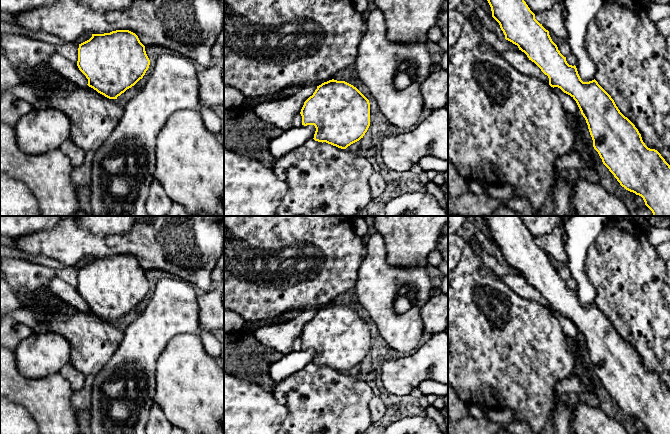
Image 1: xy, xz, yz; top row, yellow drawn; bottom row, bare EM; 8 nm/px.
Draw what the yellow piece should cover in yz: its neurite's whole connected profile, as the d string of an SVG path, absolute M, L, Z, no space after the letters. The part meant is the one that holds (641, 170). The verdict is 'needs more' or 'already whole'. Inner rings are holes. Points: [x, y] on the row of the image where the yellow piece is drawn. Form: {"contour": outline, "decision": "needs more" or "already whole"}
{"contour": "M524 0L487 1L505 39L517 45L548 76L551 87L560 88L576 101L588 125L594 149L620 185L641 196L653 216L670 216L670 165L661 154L645 145L635 125L620 112L611 96L595 79L589 82L581 80L576 66L567 63L549 31L535 19L535 14Z", "decision": "already whole"}

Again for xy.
{"contour": "M116 30L92 37L79 44L77 66L88 79L88 86L109 99L117 99L143 78L150 65L145 46L129 30Z", "decision": "already whole"}

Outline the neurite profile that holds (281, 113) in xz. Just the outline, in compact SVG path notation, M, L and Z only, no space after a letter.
M309 84L299 88L292 96L259 103L252 110L263 121L274 124L284 131L292 126L295 115L301 112L304 102L316 89L315 84Z

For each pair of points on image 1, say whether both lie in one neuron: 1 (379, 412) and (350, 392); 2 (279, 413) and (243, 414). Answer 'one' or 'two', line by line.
1: two
2: one

